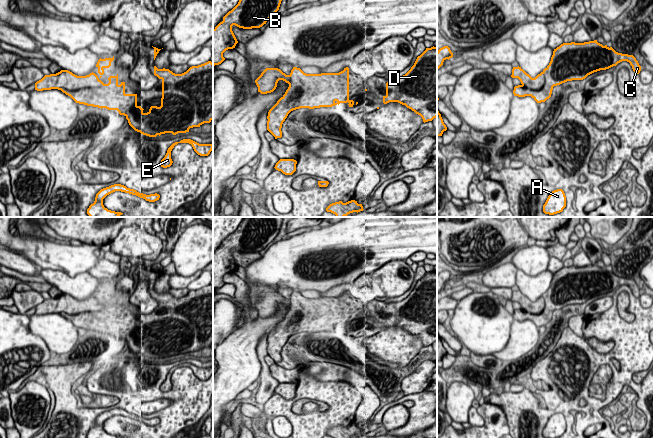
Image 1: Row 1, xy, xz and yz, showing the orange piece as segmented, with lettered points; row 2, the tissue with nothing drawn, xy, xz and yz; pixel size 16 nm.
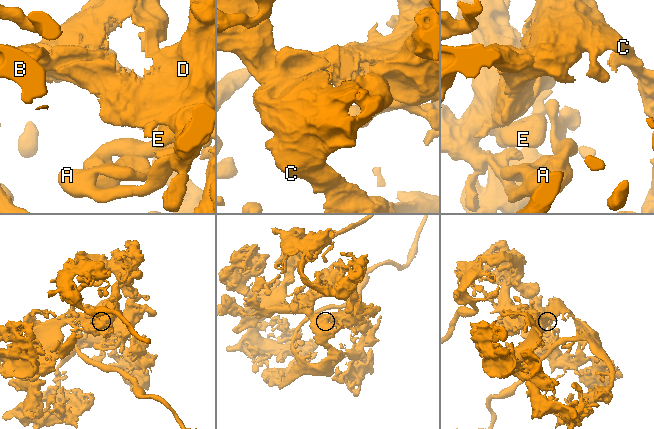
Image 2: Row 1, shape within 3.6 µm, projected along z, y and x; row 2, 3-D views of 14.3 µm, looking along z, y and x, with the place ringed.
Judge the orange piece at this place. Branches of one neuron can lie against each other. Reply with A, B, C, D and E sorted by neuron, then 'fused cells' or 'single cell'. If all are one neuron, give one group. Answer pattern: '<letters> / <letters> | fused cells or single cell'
A C D E / B | fused cells

